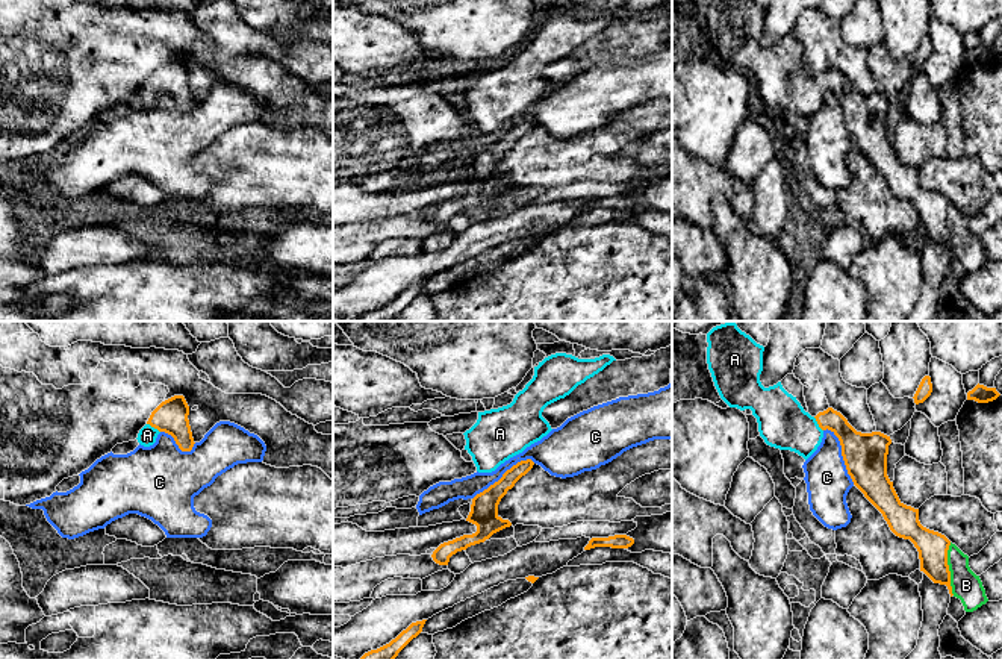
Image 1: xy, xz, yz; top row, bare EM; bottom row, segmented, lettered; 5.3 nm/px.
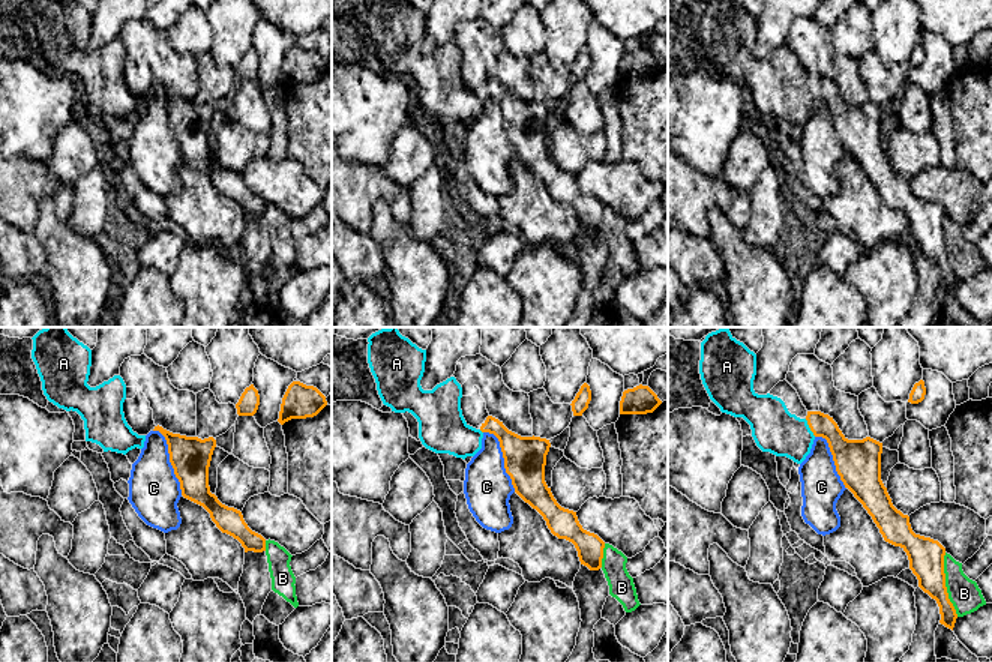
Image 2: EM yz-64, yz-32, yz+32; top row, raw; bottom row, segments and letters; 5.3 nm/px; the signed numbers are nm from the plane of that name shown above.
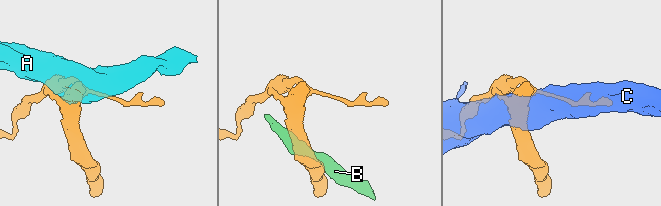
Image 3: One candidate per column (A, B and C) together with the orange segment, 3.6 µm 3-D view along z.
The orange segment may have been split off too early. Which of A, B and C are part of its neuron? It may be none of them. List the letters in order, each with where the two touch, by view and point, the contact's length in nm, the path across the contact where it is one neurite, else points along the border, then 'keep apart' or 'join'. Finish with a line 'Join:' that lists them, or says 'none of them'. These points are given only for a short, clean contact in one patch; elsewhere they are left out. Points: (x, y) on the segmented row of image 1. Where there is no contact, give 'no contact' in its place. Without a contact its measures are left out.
A: meets orange in yz at (818, 423); contact 90 nm long; runs through yz (857, 449), (833, 423), (818, 423), (783, 423); join
B: meets orange in yz at (948, 568); contact 280 nm long; keep apart
C: meets orange in xz at (503, 474); contact 380 nm long; keep apart
Join: A

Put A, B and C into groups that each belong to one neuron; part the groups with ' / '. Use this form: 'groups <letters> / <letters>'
groups A / B / C

